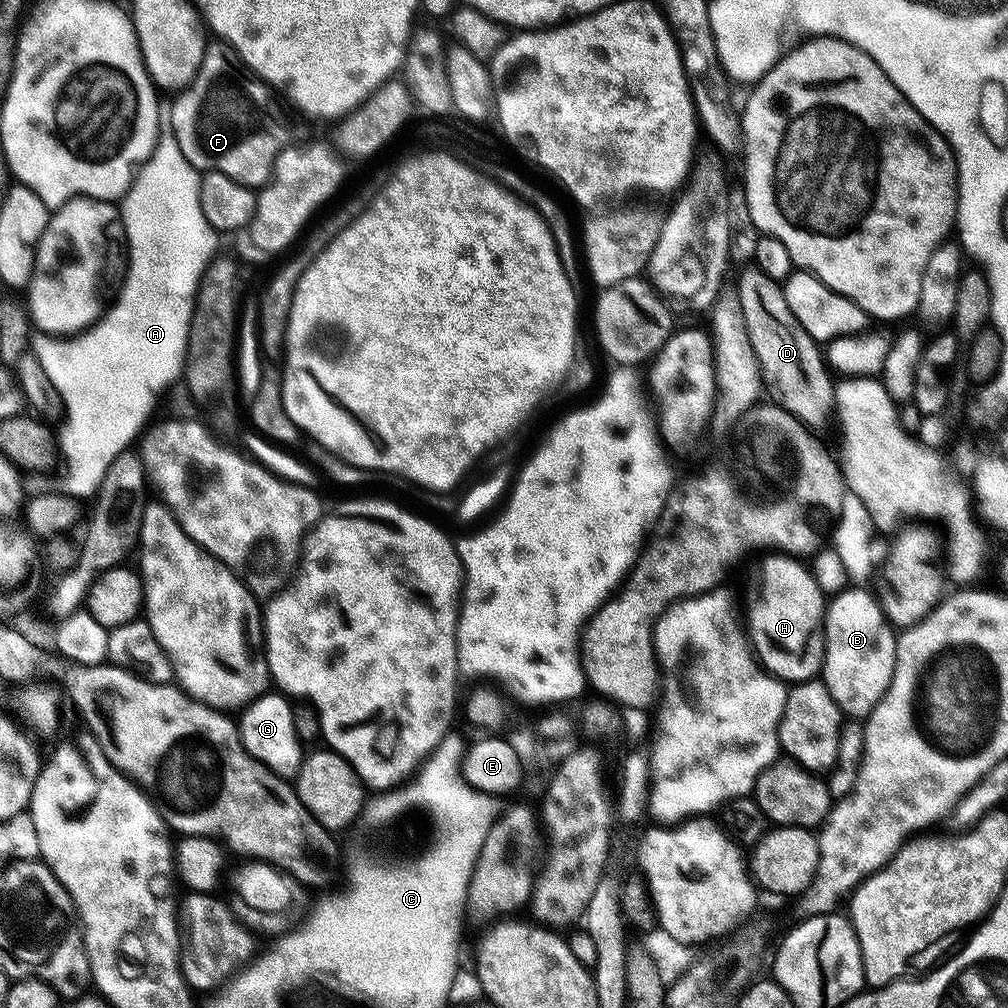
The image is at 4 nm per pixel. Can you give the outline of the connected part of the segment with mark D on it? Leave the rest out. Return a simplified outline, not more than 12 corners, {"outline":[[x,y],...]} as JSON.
{"outline":[[749,266],[736,300],[767,394],[805,427],[834,376],[781,281]]}

